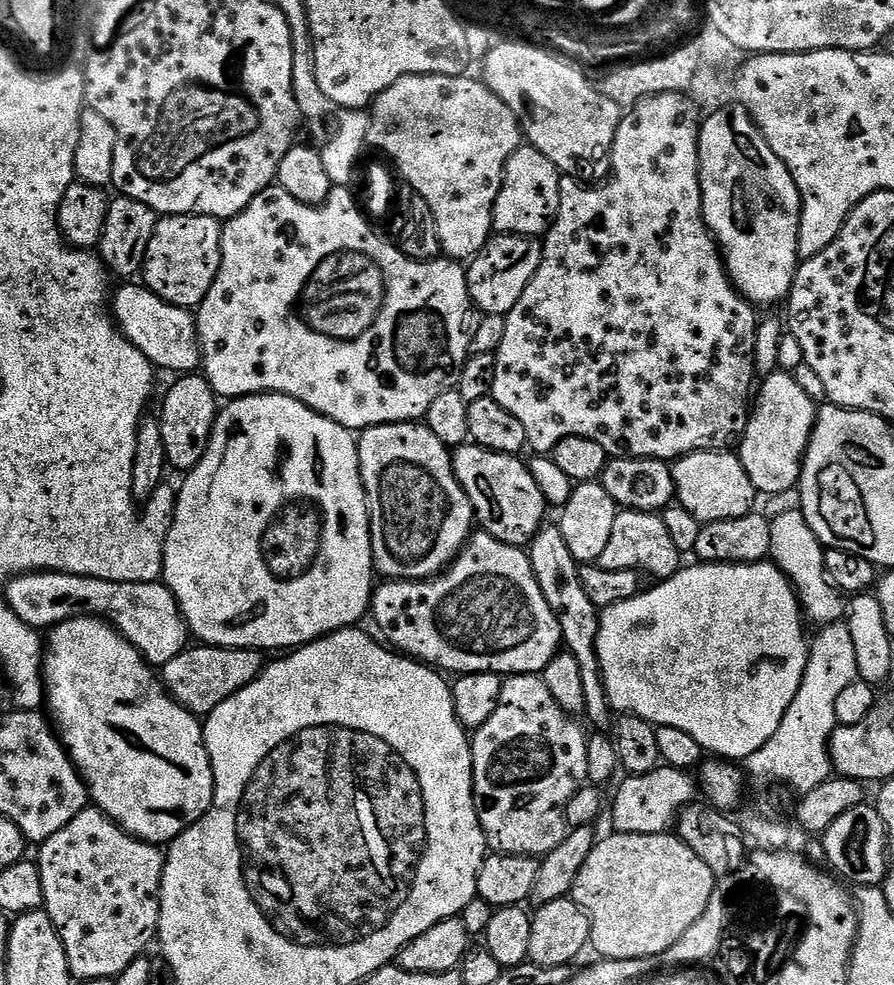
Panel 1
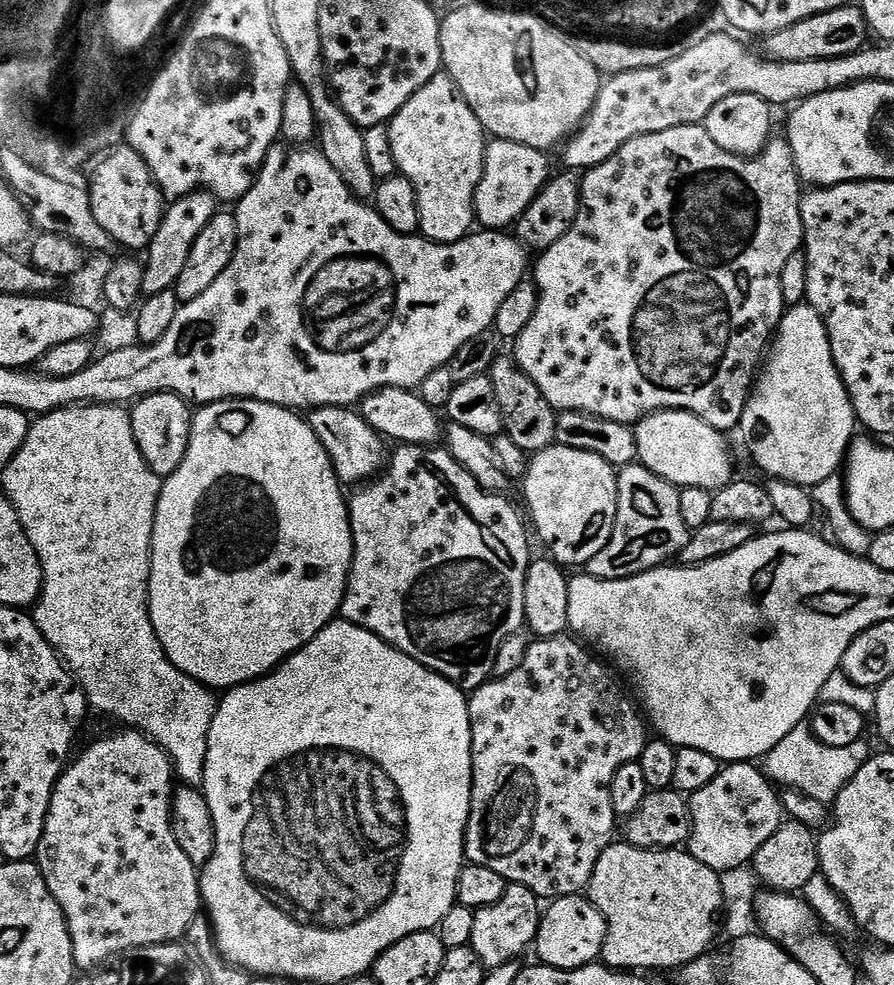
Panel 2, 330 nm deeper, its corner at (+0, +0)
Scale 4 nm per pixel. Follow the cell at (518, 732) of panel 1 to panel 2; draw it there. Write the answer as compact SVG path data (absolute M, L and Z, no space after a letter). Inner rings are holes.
M567 635L555 636L549 640L533 639L528 645L526 658L522 658L522 666L518 666L514 674L489 679L488 683L471 693L468 702L472 723L472 805L464 831L464 855L471 863L487 866L488 869L502 874L502 878L509 884L526 886L534 895L548 902L555 900L557 896L575 896L587 889L594 874L594 866L598 866L598 858L602 858L609 844L613 843L612 831L615 828L617 831L618 828L618 817L610 802L610 782L614 782L614 774L623 764L635 764L639 761L642 750L650 739L645 717L616 685L617 677L611 671L608 673L579 639L568 639Z

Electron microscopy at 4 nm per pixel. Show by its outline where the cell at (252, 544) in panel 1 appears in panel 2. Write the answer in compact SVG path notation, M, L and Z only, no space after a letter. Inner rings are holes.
M219 400L213 404L203 405L193 415L192 433L186 450L186 458L178 470L174 470L172 476L167 477L159 485L156 498L156 517L154 518L154 530L152 531L152 565L150 566L150 582L148 583L148 609L154 626L154 634L158 634L158 642L162 642L162 650L174 662L178 670L182 670L190 678L194 678L199 684L207 684L213 690L227 690L237 688L239 684L248 684L260 676L266 676L273 668L277 668L283 660L293 656L298 649L306 646L314 637L337 619L340 604L344 601L344 591L348 589L348 571L352 569L352 523L348 517L348 500L346 492L340 480L336 476L336 469L332 467L332 460L328 456L324 444L316 437L316 432L308 424L303 415L287 408L280 408L276 404L267 404L257 400Z

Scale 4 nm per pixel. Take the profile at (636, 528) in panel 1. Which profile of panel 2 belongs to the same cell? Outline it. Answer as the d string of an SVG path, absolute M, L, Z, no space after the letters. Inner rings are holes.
M639 462L619 469L616 481L618 518L610 542L606 542L586 565L587 575L599 580L621 580L667 565L671 556L672 559L679 557L690 535L686 522L682 522L676 485L658 478L658 474Z

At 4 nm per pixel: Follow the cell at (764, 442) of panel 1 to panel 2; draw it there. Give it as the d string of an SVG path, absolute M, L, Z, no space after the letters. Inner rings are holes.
M807 302L791 305L780 319L780 327L774 333L770 351L759 369L748 405L740 419L738 432L744 435L744 444L752 451L753 462L765 472L765 477L801 484L811 490L818 482L826 482L826 478L841 471L857 435L856 428L856 411L844 379L836 368L824 319Z

